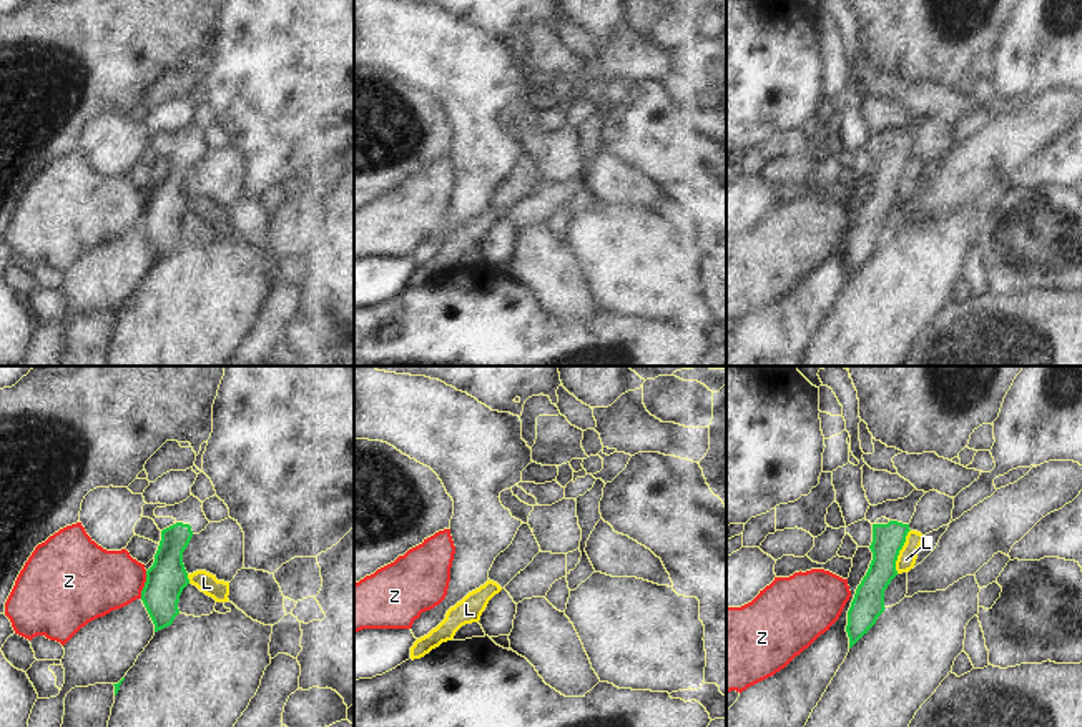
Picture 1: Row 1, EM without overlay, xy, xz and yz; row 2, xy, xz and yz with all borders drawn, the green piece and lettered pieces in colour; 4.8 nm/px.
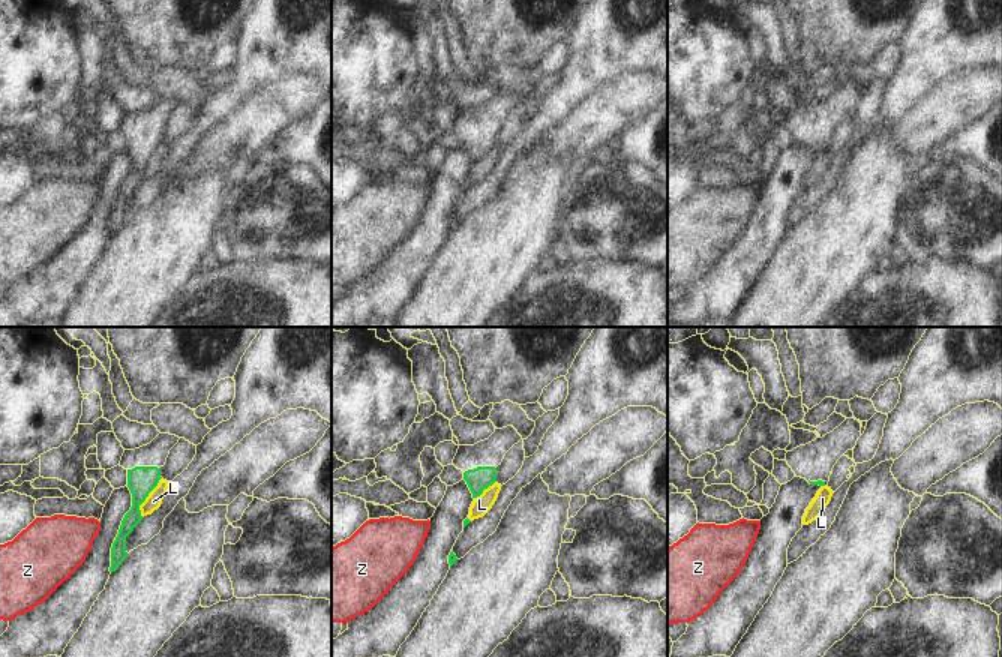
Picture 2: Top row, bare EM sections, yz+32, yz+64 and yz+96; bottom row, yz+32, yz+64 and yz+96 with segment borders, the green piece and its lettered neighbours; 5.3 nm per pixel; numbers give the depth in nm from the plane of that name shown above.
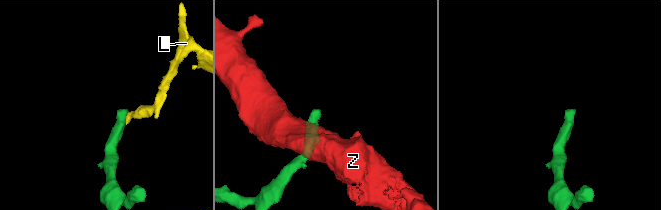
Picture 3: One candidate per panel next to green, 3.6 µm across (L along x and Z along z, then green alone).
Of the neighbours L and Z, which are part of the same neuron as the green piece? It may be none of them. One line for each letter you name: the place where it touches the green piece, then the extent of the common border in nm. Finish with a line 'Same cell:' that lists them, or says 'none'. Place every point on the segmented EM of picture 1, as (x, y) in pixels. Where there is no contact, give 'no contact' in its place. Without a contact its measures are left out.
Same cell: none

